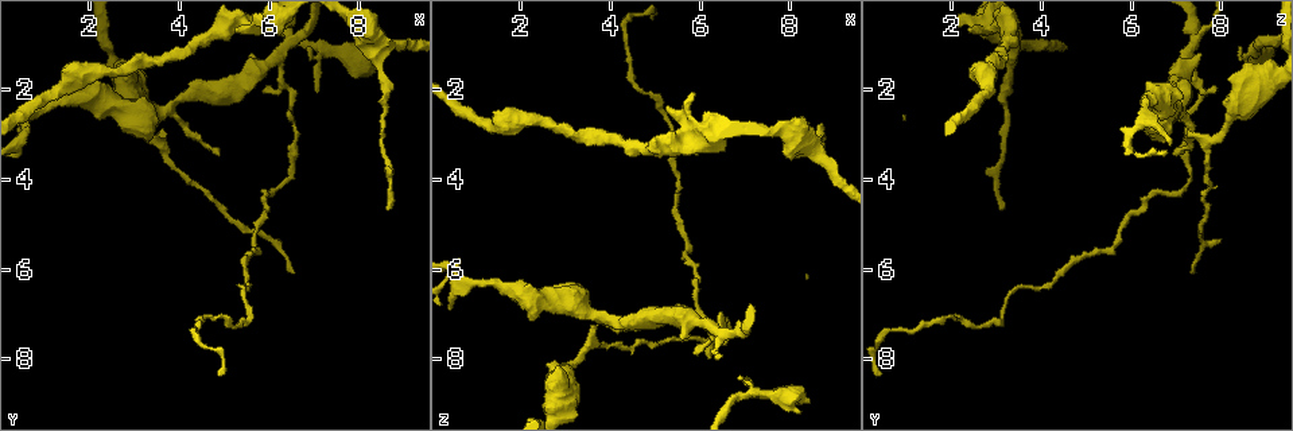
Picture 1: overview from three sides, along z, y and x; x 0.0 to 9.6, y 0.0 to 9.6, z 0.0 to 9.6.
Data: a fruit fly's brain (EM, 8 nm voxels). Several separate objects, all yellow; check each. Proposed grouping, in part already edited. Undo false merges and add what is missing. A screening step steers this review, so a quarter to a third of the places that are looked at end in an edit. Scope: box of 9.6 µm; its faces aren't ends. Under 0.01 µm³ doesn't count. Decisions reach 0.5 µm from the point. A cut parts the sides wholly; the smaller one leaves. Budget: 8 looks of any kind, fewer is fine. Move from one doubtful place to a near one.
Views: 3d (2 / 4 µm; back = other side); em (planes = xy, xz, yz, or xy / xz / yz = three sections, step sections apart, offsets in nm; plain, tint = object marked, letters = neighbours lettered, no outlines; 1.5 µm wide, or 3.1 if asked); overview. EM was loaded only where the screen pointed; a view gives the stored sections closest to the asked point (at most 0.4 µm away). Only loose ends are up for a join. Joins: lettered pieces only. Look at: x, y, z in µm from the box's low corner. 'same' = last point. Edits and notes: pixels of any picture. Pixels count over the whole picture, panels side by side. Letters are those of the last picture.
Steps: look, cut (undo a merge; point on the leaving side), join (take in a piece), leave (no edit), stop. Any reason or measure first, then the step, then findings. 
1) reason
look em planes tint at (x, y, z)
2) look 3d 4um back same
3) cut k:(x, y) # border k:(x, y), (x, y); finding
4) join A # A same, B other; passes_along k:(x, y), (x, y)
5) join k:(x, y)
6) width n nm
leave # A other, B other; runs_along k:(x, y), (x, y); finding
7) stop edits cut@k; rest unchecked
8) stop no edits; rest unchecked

sharp bend
look 3d 4um at (6.40, 4.00, 7.25)

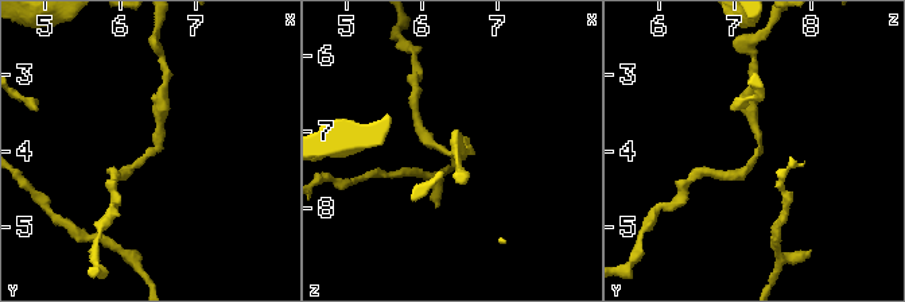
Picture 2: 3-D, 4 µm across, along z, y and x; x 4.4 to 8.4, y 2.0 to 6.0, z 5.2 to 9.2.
now the EM
look em xz step 4 tint at (6.40, 4.05, 7.35)

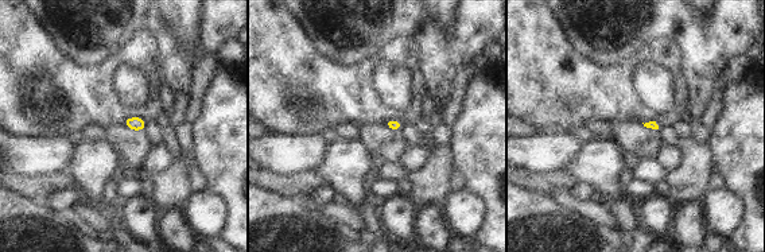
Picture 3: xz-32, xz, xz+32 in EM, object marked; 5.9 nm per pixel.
another direction
look em planes letters same

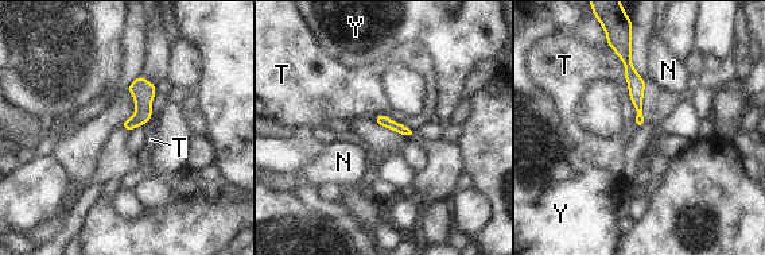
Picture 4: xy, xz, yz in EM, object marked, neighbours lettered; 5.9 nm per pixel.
width 60 nm
leave # N other, T other, Y other; runs_along 4:(625, 51), (636, 82), (639, 123); all the same neuron

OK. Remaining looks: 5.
branch stops here
look 3d 2um at (6.60, 6.10, 7.30)

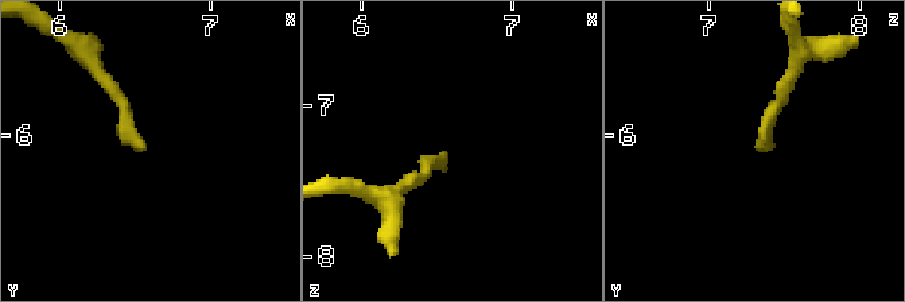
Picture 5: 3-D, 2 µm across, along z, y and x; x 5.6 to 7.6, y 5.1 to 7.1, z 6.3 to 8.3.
look em xz step 8 letters at (6.54, 6.06, 7.32)

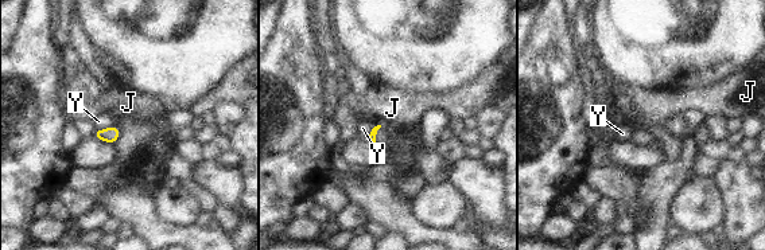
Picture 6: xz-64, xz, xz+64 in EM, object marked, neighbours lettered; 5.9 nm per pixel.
longest_contact Y 130 nm
leave # J other, Y other; border 6:(115, 124), (96, 131); no lettered piece goes on from it

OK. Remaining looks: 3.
look 3d 2um at (0.70, 2.55, 6.25)

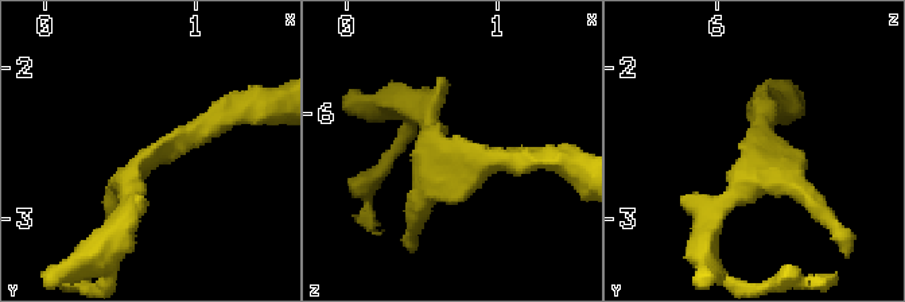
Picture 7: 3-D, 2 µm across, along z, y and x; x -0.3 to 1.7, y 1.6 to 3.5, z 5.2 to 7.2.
look em planes letters at (0.64, 2.60, 6.32)

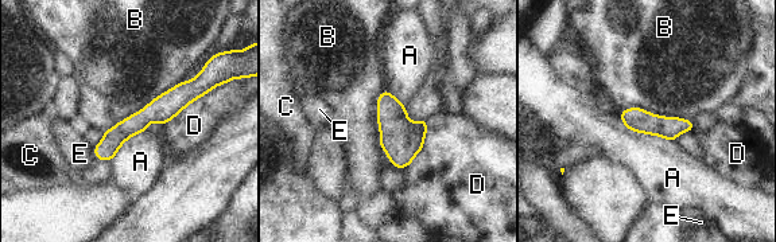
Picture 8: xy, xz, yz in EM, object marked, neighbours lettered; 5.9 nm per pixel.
leave # A other, B other, C other, D other, E other; border 8:(183, 79), (104, 132); all the same neuron

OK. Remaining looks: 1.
stop no edits; rest unchecked

